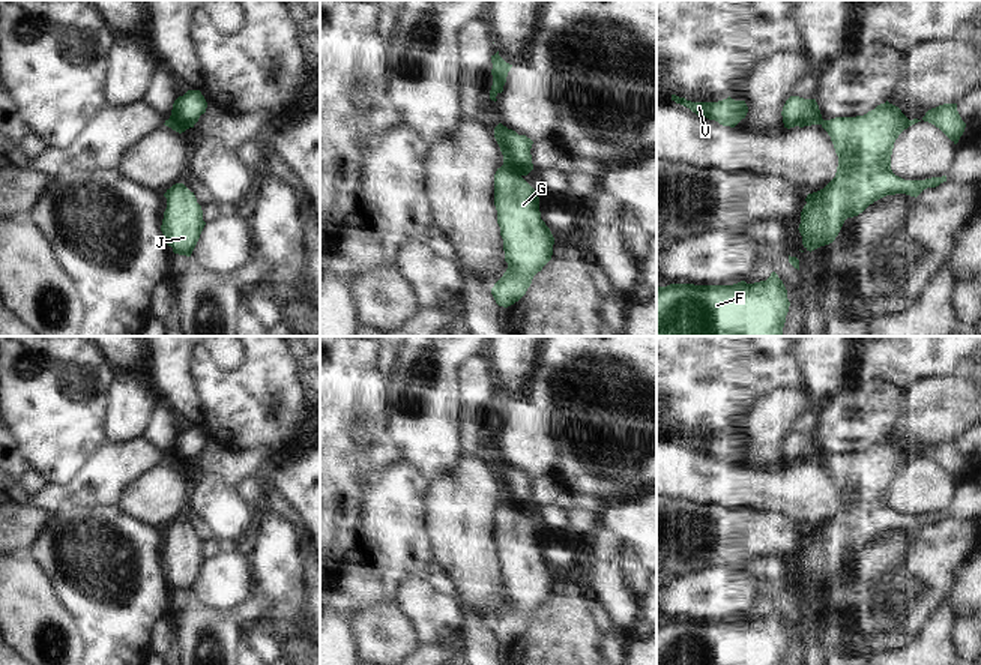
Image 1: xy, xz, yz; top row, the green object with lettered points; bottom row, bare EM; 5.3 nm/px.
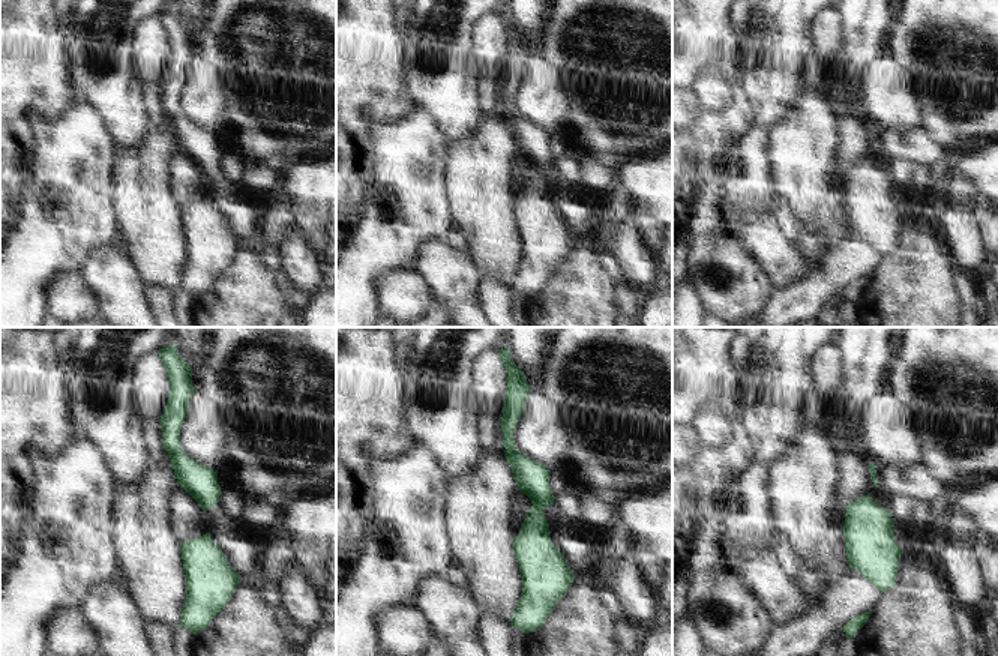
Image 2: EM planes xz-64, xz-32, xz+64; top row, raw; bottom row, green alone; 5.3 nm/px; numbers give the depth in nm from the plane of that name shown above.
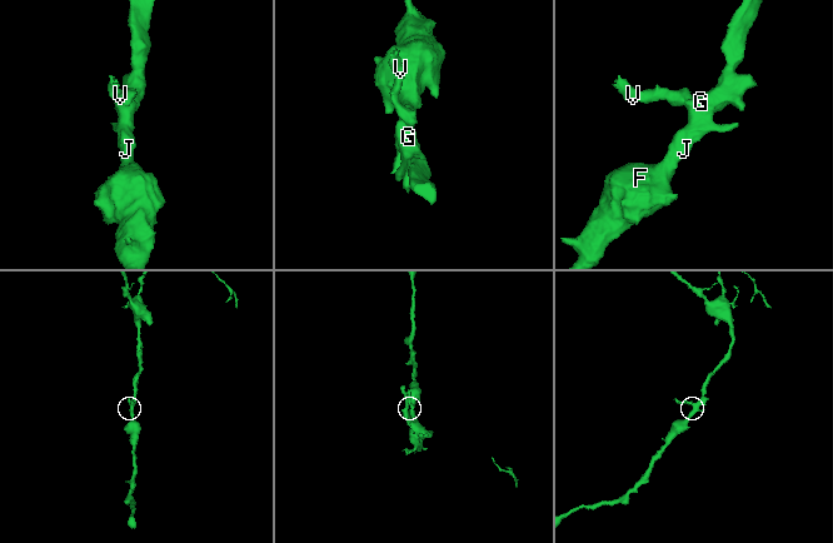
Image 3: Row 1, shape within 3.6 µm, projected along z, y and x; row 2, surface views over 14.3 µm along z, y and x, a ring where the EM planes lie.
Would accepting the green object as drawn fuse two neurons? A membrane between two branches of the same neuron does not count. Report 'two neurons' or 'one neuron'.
two neurons

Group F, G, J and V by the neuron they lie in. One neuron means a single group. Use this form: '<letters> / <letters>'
F G J / V

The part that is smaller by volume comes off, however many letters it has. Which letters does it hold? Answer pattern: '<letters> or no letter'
V

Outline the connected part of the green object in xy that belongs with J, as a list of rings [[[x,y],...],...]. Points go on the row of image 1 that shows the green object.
[[[176,183],[164,194],[167,209],[161,225],[165,242],[174,254],[191,257],[206,225],[201,206],[194,192],[183,183]]]

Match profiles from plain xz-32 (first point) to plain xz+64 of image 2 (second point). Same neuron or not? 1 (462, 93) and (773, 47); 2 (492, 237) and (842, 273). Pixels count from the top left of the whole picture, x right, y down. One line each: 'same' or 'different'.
1: same
2: different

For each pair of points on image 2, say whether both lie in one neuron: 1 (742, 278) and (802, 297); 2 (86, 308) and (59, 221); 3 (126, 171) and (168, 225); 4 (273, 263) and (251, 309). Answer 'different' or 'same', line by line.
1: different
2: different
3: same
4: different

